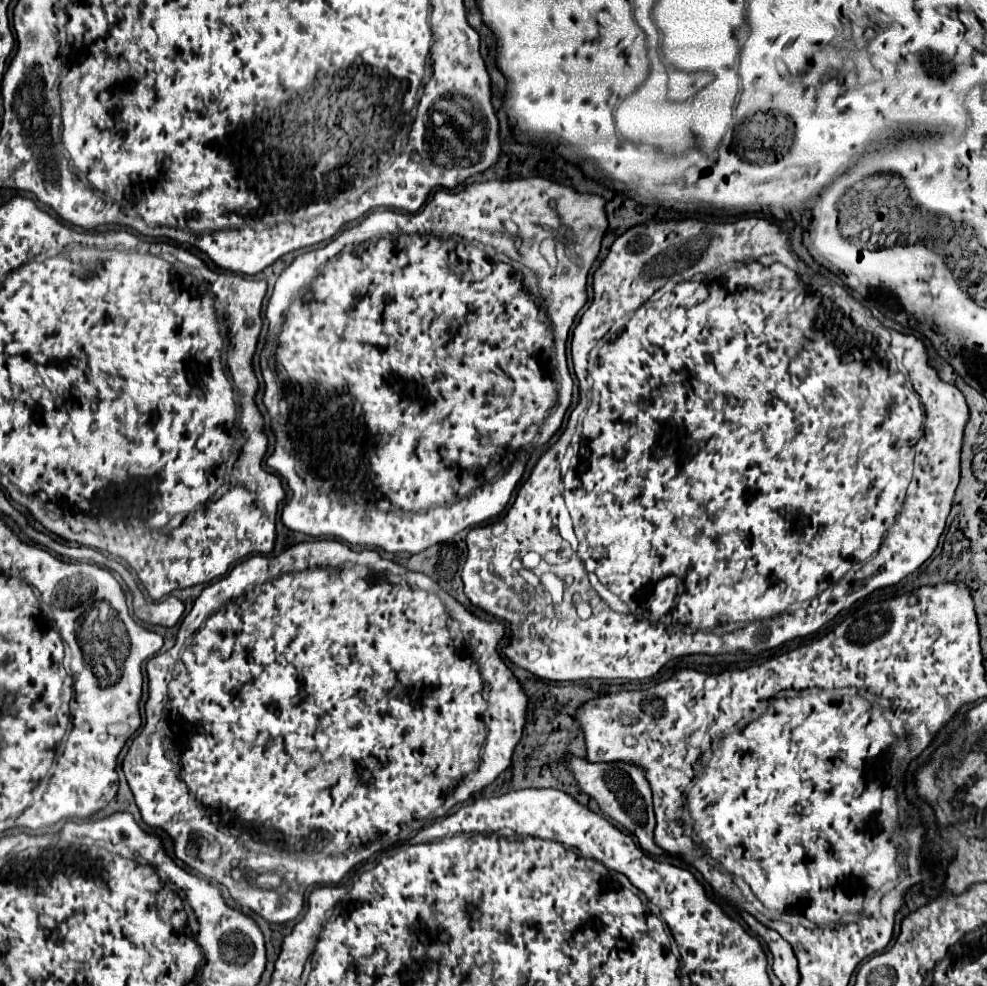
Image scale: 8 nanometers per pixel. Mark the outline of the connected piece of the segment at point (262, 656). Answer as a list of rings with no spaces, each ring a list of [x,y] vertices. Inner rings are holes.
[[[314,540],[314,542],[300,542],[274,558],[252,556],[236,564],[230,574],[206,586],[202,594],[196,598],[192,612],[184,618],[178,630],[176,644],[164,654],[154,656],[146,664],[146,672],[150,680],[148,700],[146,700],[146,726],[142,728],[140,736],[136,736],[136,740],[132,742],[128,756],[122,764],[126,780],[134,794],[136,806],[140,808],[142,820],[152,828],[166,830],[174,838],[176,842],[174,852],[186,866],[204,874],[208,880],[226,886],[234,898],[242,900],[244,906],[260,914],[264,920],[276,922],[276,924],[294,920],[302,912],[306,886],[338,884],[358,864],[366,862],[380,850],[396,844],[398,840],[412,836],[412,832],[416,834],[418,830],[422,830],[434,812],[436,812],[434,817],[444,817],[457,803],[463,803],[463,787],[464,800],[468,800],[470,794],[486,788],[504,770],[510,768],[514,748],[524,736],[528,696],[524,694],[518,678],[504,664],[498,652],[504,636],[506,636],[506,626],[502,622],[490,622],[490,620],[478,618],[464,604],[460,604],[454,596],[444,592],[432,578],[424,574],[408,572],[396,562],[380,558],[376,550],[356,552],[348,544],[342,544],[338,540]],[[198,844],[204,848],[204,854],[198,852]],[[248,850],[266,852],[266,854],[264,858],[256,858],[256,854],[250,854]],[[268,854],[292,856],[296,860],[272,858]],[[236,868],[248,876],[246,882],[234,880],[232,874]],[[288,874],[294,874],[292,882],[288,882]]]

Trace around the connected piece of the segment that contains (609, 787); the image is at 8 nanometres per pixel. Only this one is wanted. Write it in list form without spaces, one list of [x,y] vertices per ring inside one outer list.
[[[566,756],[568,768],[570,772],[576,776],[576,780],[580,782],[582,790],[586,794],[590,794],[592,798],[596,798],[596,802],[600,804],[602,812],[606,812],[610,818],[614,818],[616,822],[620,822],[624,828],[628,828],[640,842],[640,846],[654,854],[654,856],[668,856],[656,842],[654,842],[654,812],[650,812],[652,806],[652,792],[650,786],[644,778],[642,770],[636,770],[636,766],[628,766],[628,764],[620,764],[620,762],[612,762],[612,764],[604,764],[604,762],[586,762],[584,758],[576,758],[576,756]]]

